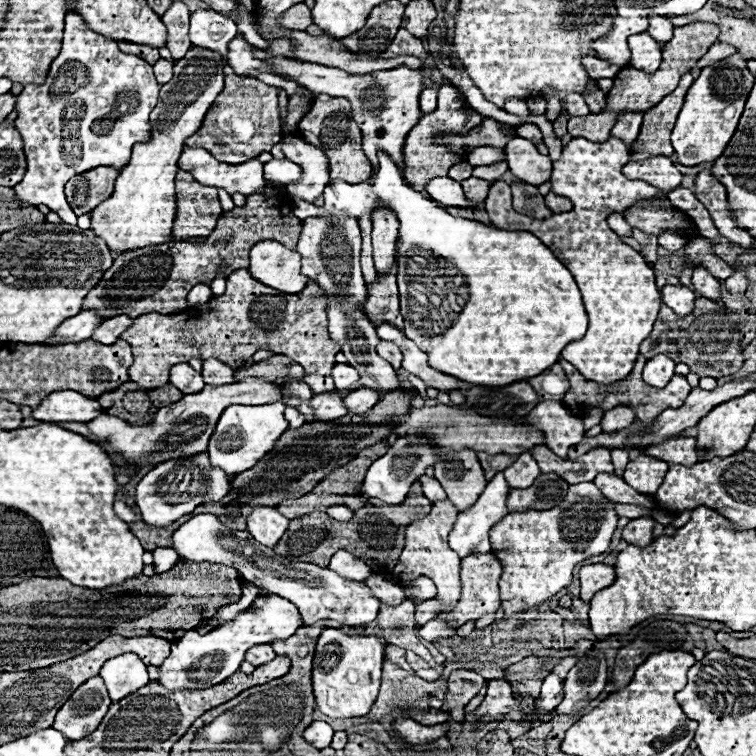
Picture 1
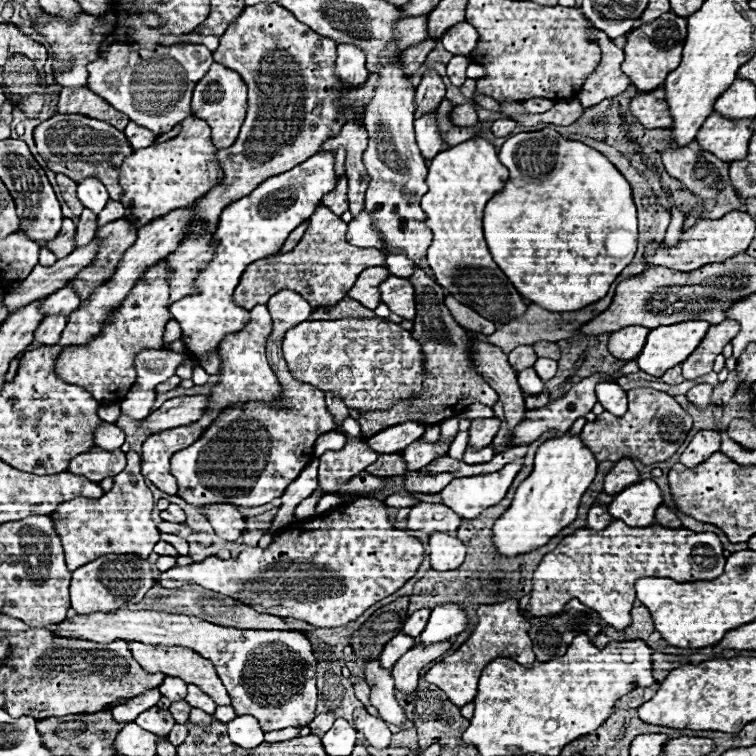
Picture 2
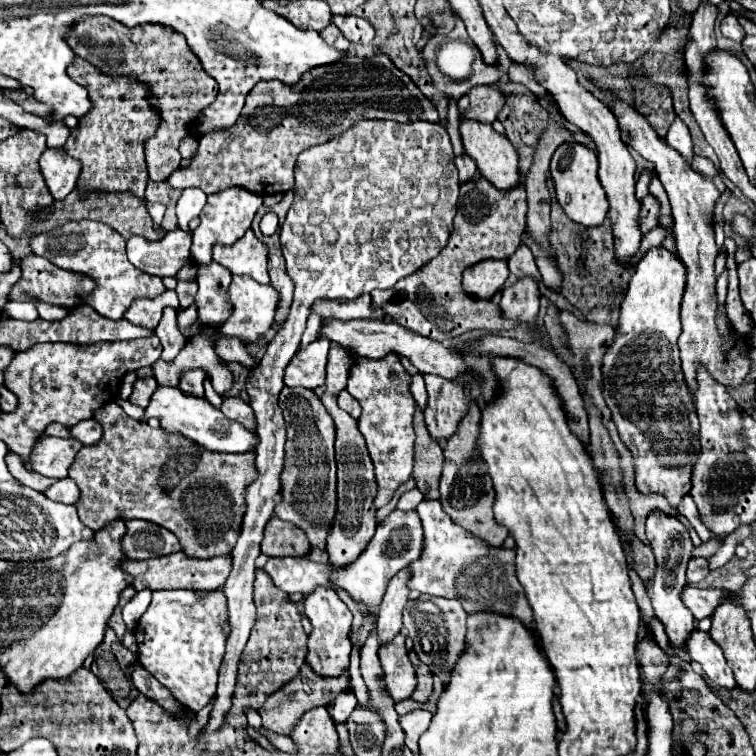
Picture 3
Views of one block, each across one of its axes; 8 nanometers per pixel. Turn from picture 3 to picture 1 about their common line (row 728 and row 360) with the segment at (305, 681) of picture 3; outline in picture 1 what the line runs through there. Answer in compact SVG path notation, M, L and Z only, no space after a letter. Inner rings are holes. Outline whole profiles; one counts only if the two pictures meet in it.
M282 354L272 356L270 360L252 364L250 368L240 368L234 372L234 378L246 378L246 376L264 376L264 378L272 378L272 380L280 380L280 378L304 378L304 368L296 362L292 362L290 358L284 358Z

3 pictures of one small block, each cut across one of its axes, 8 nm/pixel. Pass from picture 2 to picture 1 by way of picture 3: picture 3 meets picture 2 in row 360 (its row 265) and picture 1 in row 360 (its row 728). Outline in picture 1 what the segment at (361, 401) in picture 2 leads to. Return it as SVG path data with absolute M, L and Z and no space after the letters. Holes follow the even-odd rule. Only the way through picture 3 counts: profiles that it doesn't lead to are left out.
M210 358L210 360L206 360L204 364L202 364L202 376L204 376L204 382L206 384L210 384L210 386L222 386L222 384L228 384L228 382L232 382L234 378L232 378L232 368L230 366L226 366L226 364L222 364L220 360L214 360L214 358Z

